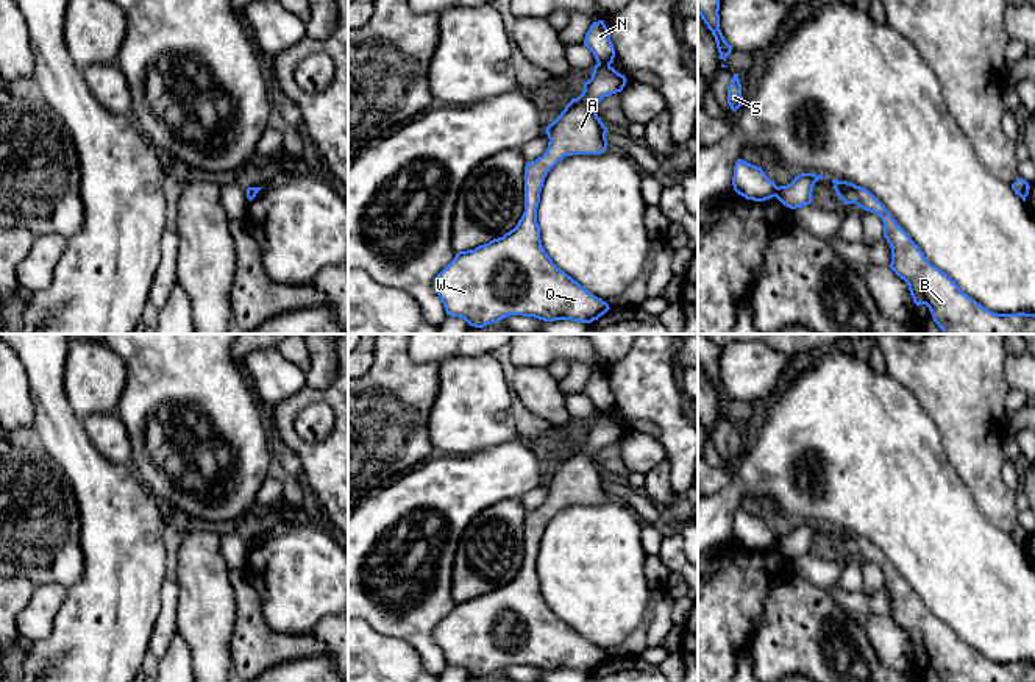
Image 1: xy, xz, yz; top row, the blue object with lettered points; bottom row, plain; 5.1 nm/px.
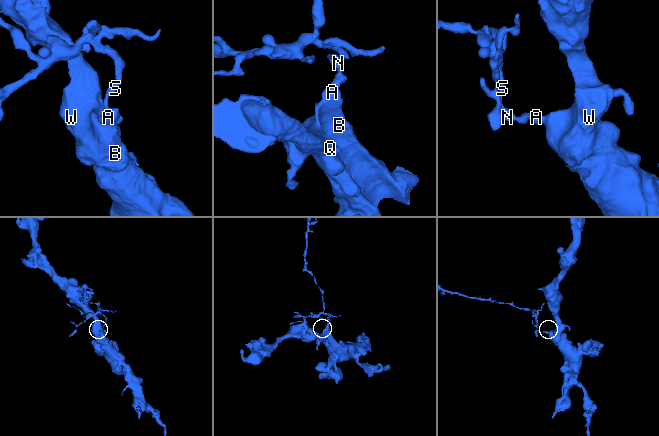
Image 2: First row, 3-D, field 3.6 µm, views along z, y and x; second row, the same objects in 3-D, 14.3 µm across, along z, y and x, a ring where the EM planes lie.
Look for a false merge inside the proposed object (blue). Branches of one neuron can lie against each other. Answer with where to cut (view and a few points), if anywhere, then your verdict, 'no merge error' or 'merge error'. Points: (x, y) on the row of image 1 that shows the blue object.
cut in xz along (598, 61), (609, 66); merge error

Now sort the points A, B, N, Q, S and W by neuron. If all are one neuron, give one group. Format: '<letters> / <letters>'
A B Q W / N S

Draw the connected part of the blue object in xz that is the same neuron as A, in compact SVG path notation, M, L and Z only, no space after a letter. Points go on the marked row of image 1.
M598 62L592 78L584 83L578 98L565 106L560 115L546 126L548 148L525 167L525 212L517 226L503 237L479 245L475 250L459 251L454 259L436 276L434 289L450 317L464 318L470 326L484 328L509 315L534 317L543 321L571 320L592 323L610 307L578 281L557 268L545 251L537 223L540 192L548 172L565 156L601 155L607 148L607 128L598 117L595 106L612 94L621 92L626 76L609 64Z

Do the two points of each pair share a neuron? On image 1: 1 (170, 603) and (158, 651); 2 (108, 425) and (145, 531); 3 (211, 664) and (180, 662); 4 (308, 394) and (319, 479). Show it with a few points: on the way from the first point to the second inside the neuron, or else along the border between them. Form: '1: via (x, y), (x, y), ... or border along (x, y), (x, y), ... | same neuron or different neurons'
1: via (167, 615), (161, 639) | same neuron
2: border along (91, 440), (108, 459), (128, 464) | different neurons
3: border along (177, 632), (189, 651), (192, 665) | different neurons
4: via (288, 415), (288, 434), (311, 458) | same neuron

